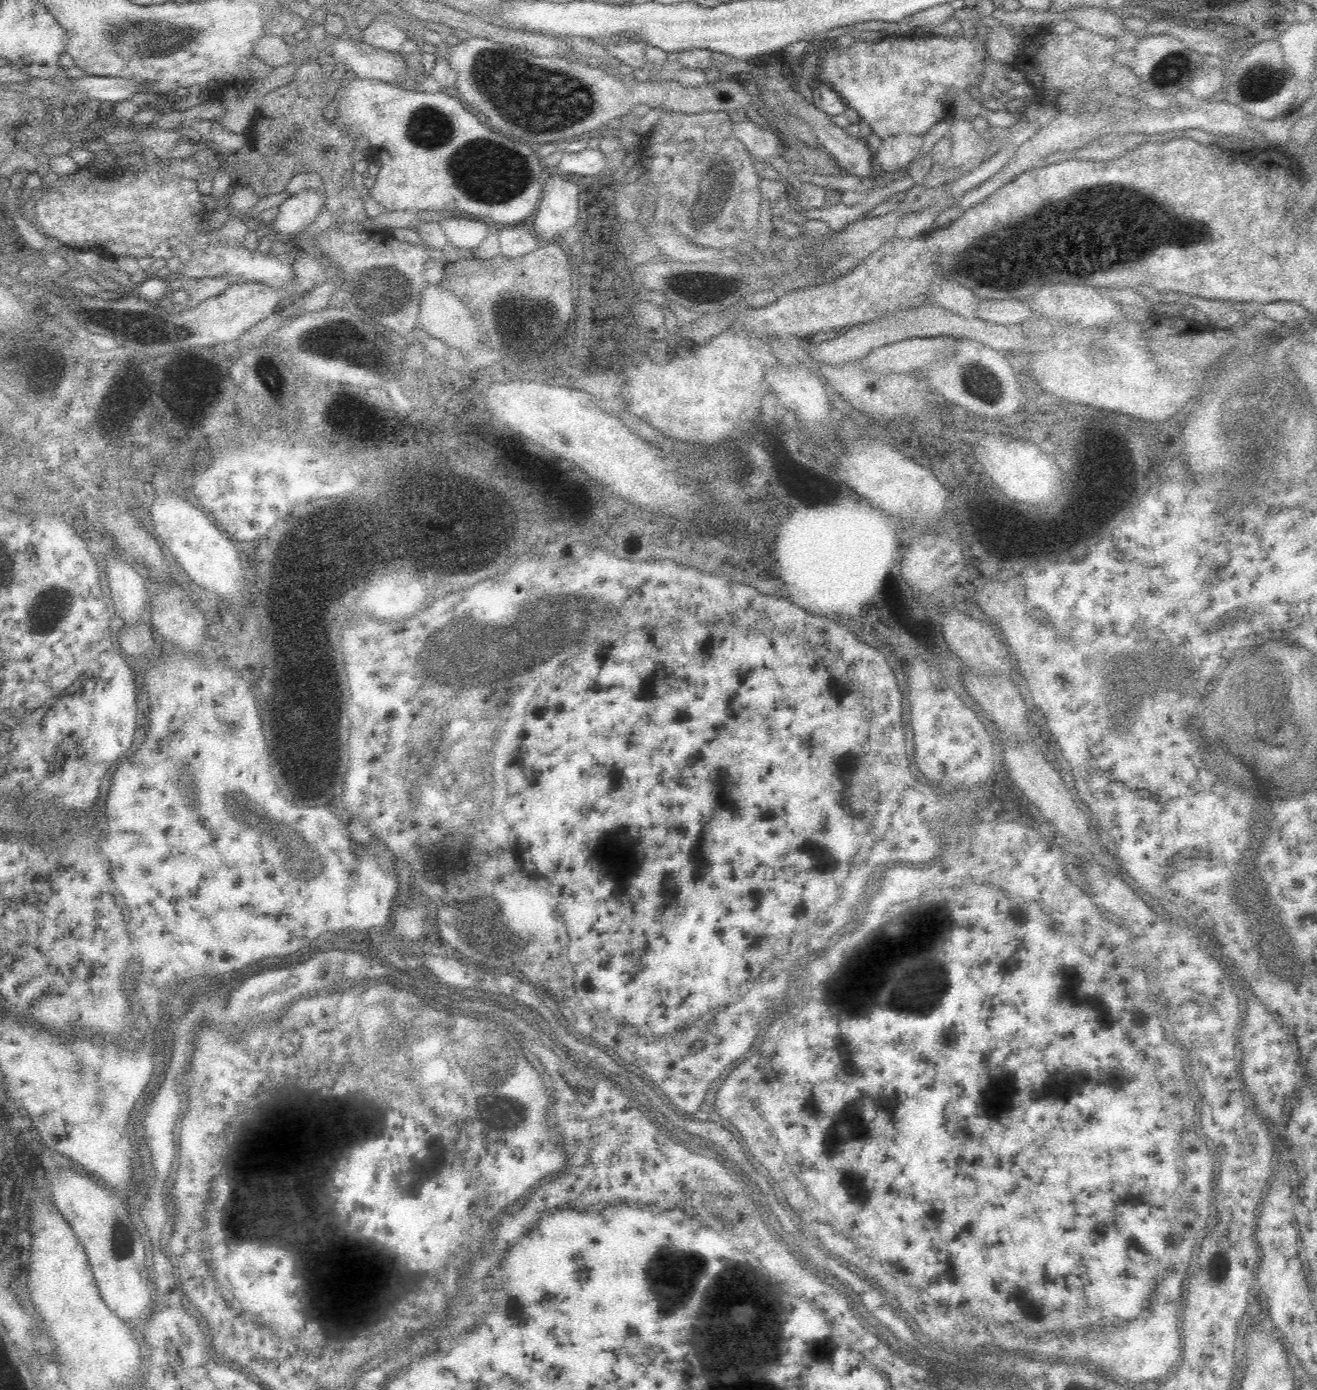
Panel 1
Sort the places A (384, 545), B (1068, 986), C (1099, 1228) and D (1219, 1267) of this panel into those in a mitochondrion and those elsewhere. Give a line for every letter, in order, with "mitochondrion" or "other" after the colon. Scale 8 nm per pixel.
A: mitochondrion
B: mitochondrion
C: mitochondrion
D: other

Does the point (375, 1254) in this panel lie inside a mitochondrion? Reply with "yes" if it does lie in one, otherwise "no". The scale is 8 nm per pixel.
no

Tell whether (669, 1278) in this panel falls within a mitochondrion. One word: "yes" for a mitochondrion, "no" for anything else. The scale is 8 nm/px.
yes

